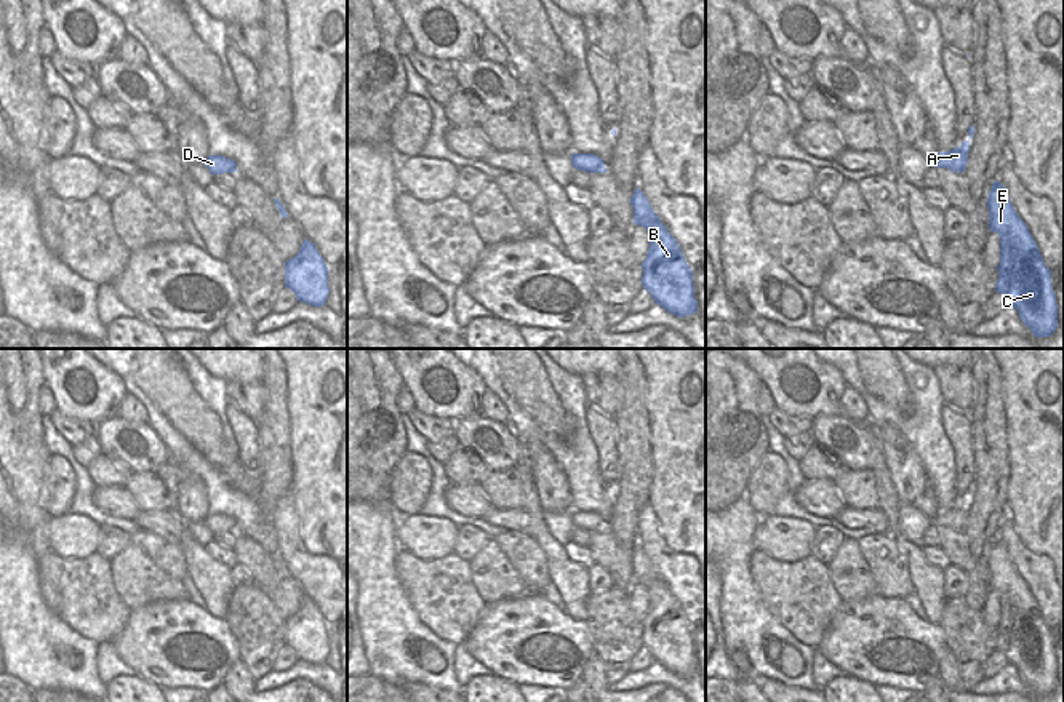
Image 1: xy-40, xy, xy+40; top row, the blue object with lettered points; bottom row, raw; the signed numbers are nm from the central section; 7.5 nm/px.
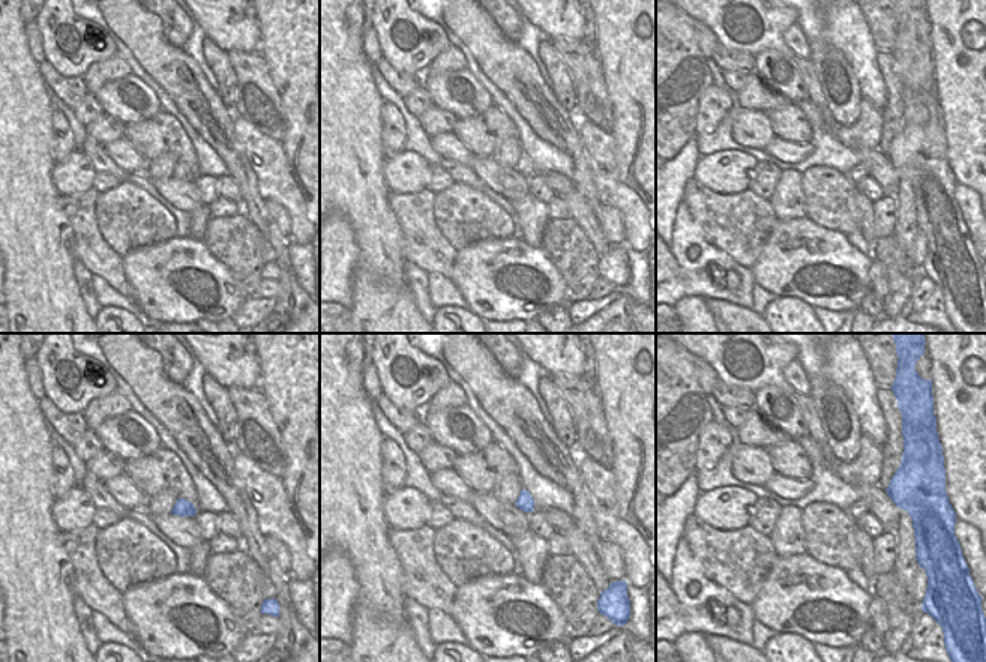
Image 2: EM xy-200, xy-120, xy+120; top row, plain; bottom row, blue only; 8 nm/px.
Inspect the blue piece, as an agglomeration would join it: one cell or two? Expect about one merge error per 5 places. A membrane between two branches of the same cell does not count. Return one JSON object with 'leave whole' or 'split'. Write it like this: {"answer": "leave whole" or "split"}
{"answer": "leave whole"}

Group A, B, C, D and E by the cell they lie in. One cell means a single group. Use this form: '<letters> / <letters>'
A B C D E

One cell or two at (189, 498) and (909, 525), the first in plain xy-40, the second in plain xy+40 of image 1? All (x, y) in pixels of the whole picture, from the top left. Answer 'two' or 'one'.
two

